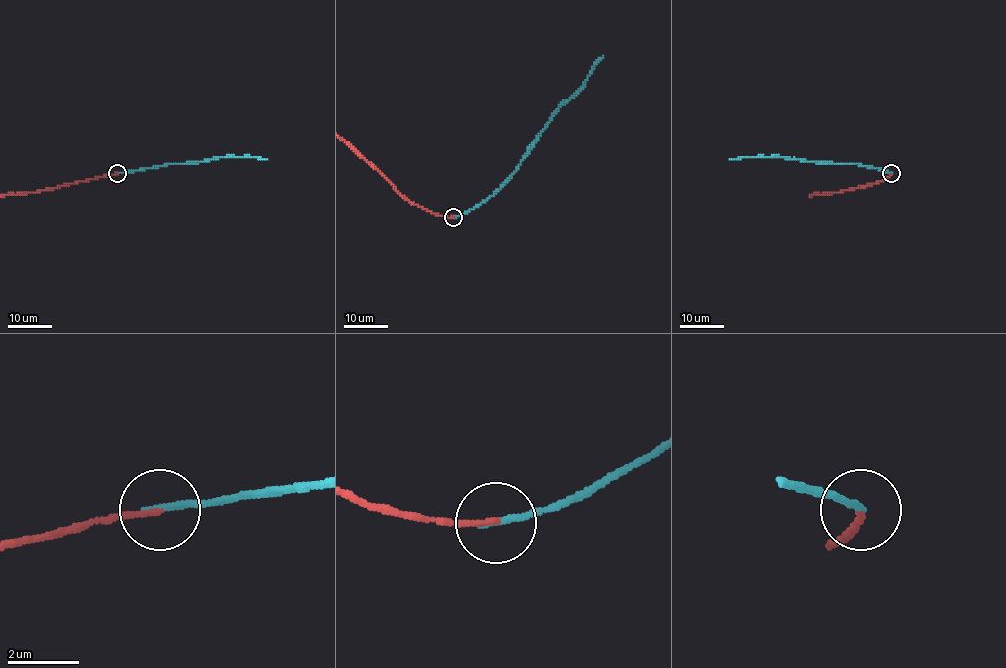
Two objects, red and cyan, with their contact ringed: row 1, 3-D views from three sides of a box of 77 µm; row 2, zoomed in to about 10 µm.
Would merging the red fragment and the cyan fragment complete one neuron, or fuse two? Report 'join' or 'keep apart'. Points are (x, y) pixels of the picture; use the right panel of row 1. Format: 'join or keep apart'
join

